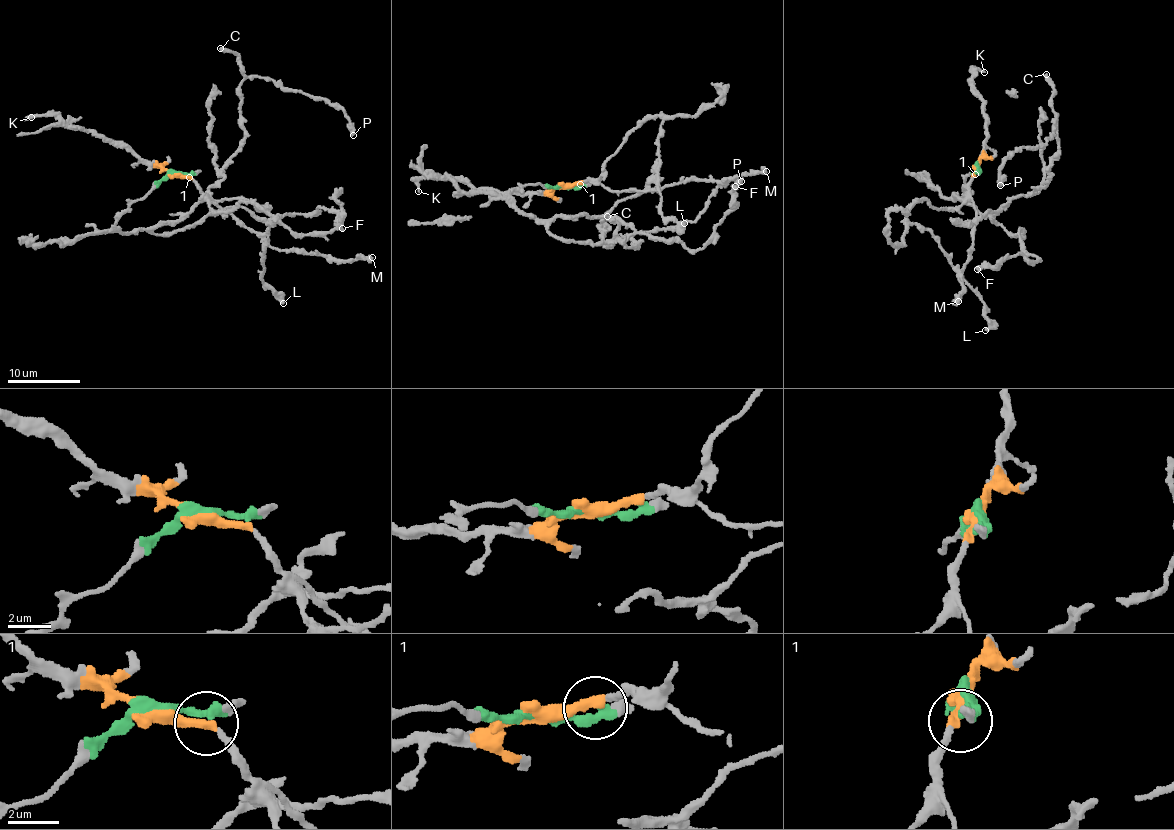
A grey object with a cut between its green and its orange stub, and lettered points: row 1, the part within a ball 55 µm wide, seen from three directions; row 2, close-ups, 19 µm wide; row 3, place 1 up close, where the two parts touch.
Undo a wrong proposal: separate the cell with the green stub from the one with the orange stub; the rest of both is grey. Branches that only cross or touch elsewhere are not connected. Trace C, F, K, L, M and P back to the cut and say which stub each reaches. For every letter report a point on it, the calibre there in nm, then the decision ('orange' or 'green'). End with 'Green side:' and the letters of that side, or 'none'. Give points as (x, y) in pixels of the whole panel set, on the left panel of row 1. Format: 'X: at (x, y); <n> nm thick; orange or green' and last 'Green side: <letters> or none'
C: at (220, 48); 420 nm thick; green
F: at (342, 228); 480 nm thick; green
K: at (31, 117); 220 nm thick; orange
L: at (283, 303); 360 nm thick; orange
M: at (372, 257); 550 nm thick; orange
P: at (353, 135); 480 nm thick; green
Green side: C, F, P

